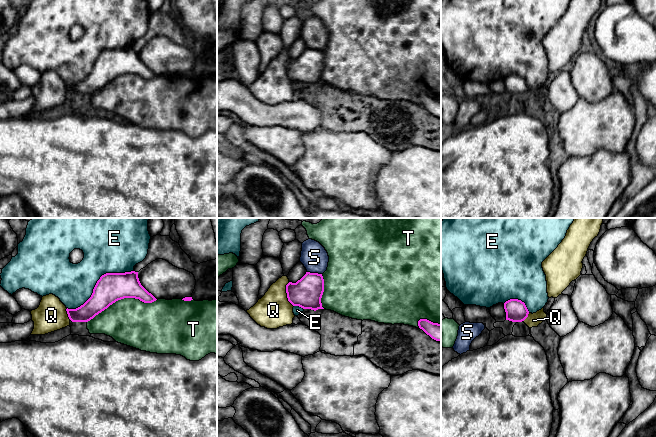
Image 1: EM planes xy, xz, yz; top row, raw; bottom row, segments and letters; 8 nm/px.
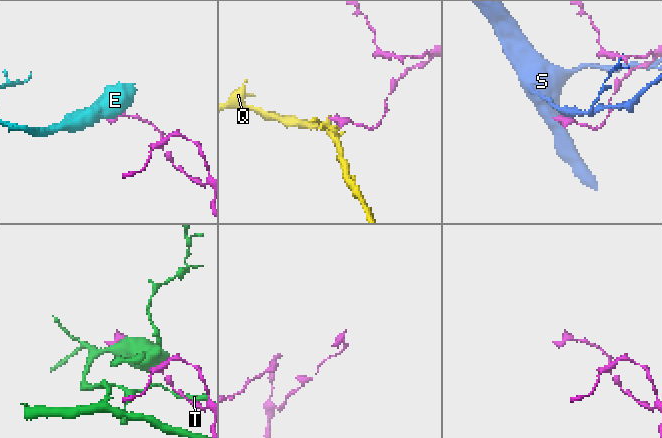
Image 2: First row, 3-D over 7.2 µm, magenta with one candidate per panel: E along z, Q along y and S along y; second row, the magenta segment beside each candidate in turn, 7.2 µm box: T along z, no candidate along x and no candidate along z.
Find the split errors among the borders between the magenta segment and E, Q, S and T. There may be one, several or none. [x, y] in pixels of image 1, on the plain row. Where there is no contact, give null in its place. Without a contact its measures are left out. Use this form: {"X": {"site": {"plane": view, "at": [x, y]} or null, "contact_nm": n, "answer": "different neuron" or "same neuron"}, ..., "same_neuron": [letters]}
{"E": {"site": {"plane": "xy", "at": [97, 58]}, "contact_nm": 600, "answer": "different neuron"}, "Q": {"site": {"plane": "xz", "at": [287, 70]}, "contact_nm": 200, "answer": "different neuron"}, "S": {"site": {"plane": "xz", "at": [314, 49]}, "contact_nm": 120, "answer": "different neuron"}, "T": {"site": {"plane": "xy", "at": [121, 74]}, "contact_nm": 600, "answer": "different neuron"}, "same_neuron": []}

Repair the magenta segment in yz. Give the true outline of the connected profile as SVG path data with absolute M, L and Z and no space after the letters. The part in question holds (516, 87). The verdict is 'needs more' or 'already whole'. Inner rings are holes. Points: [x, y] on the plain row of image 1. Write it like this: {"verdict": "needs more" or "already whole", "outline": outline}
{"verdict": "already whole", "outline": "M510 75L504 79L506 88L506 96L512 98L522 98L529 90L529 87L524 78L518 75Z"}

